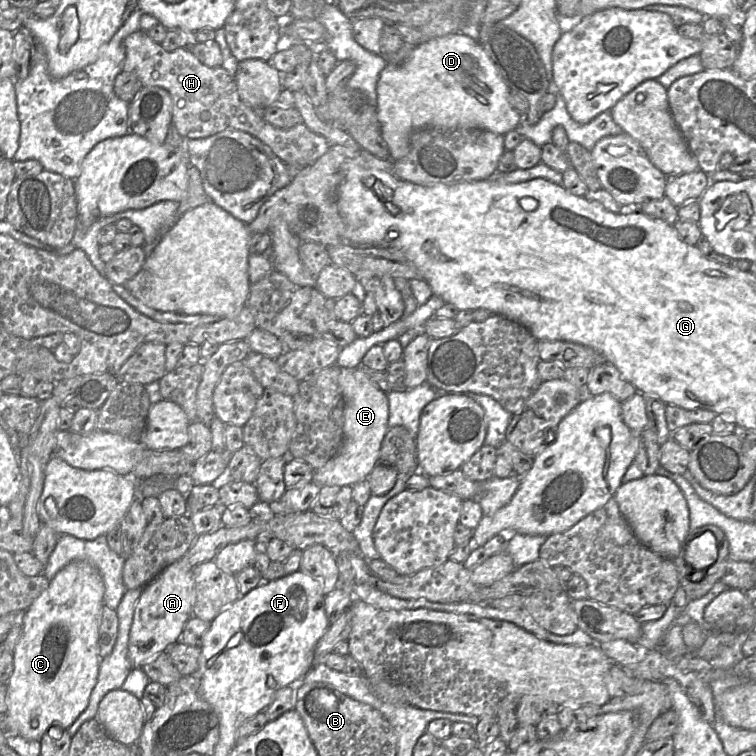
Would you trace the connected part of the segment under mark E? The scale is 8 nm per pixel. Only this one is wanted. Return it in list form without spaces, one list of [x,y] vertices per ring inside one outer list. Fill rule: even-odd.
[[[341,368],[338,383],[344,399],[343,442],[339,452],[323,467],[313,473],[313,482],[323,486],[353,486],[355,483],[367,479],[368,475],[379,462],[382,440],[388,430],[388,401],[387,393],[379,389],[369,376],[359,368]]]

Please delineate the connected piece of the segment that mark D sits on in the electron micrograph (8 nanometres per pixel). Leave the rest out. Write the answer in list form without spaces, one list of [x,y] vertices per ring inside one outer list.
[[[457,32],[422,42],[404,62],[388,63],[379,75],[377,113],[389,158],[393,161],[404,158],[409,152],[412,134],[421,129],[481,129],[499,135],[518,129],[523,116],[510,105],[509,92],[493,61],[472,37]]]

